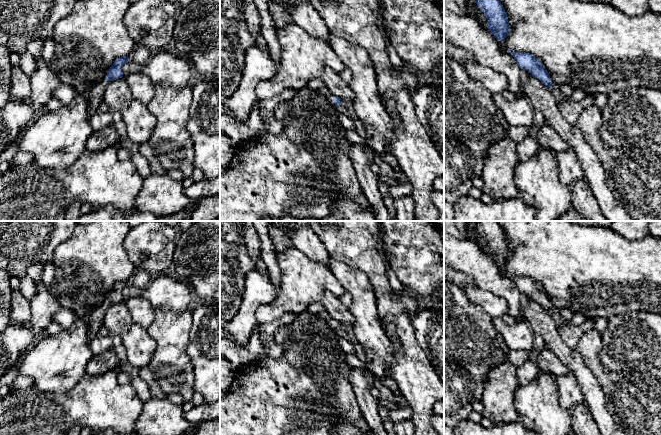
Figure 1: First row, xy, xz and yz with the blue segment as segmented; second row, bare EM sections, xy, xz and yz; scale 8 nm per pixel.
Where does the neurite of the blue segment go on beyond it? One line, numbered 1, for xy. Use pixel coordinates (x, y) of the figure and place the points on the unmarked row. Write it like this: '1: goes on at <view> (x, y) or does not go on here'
1: does not go on here

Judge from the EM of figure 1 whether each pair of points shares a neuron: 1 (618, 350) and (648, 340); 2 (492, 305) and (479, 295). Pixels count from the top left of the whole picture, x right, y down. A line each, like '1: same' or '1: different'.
1: same
2: same

